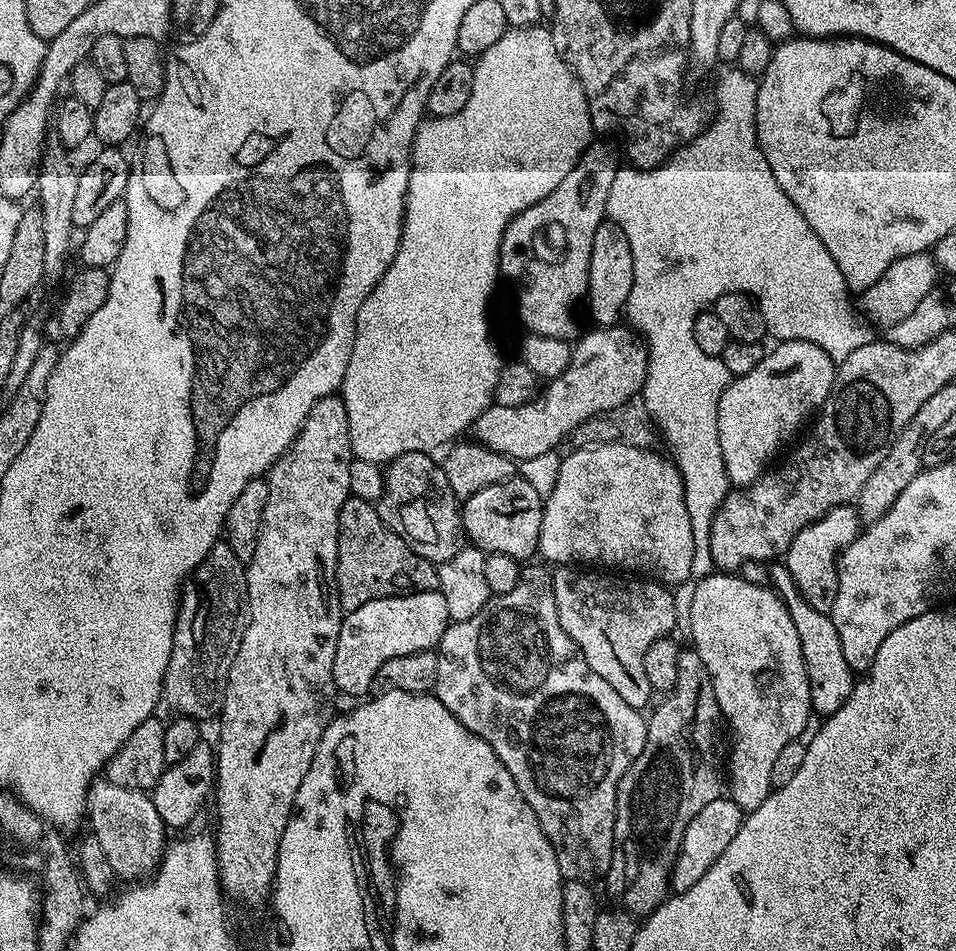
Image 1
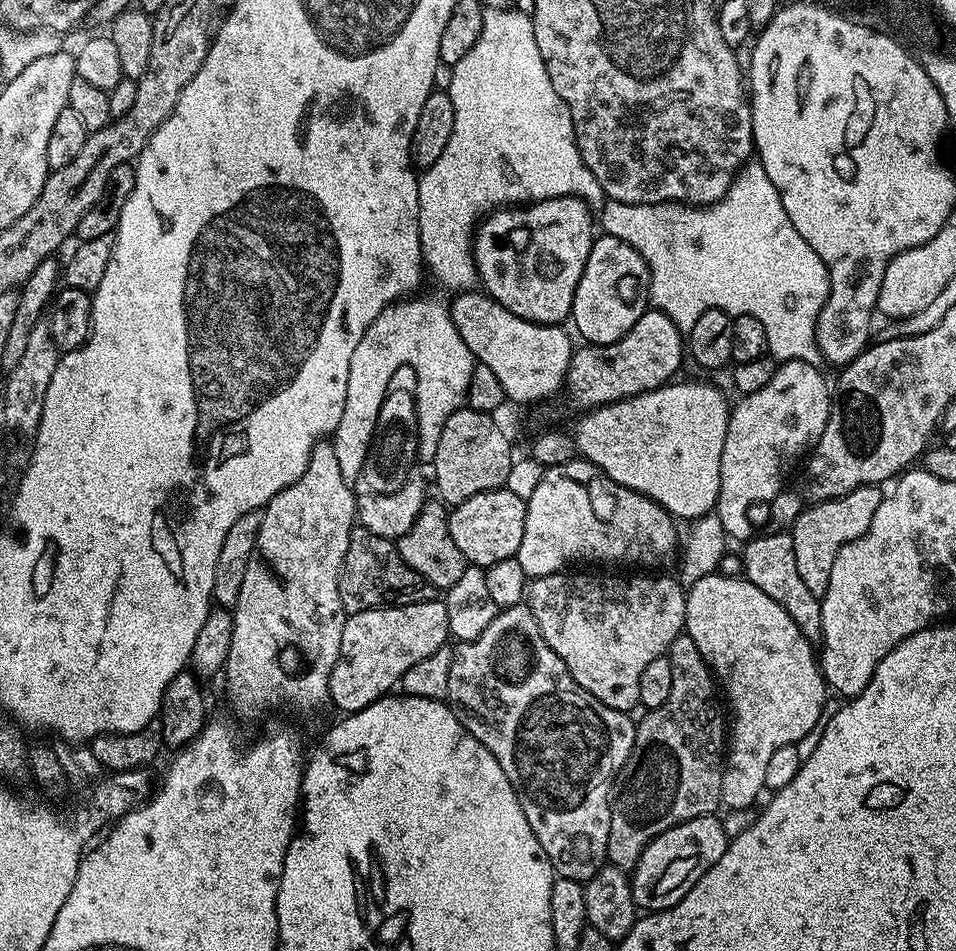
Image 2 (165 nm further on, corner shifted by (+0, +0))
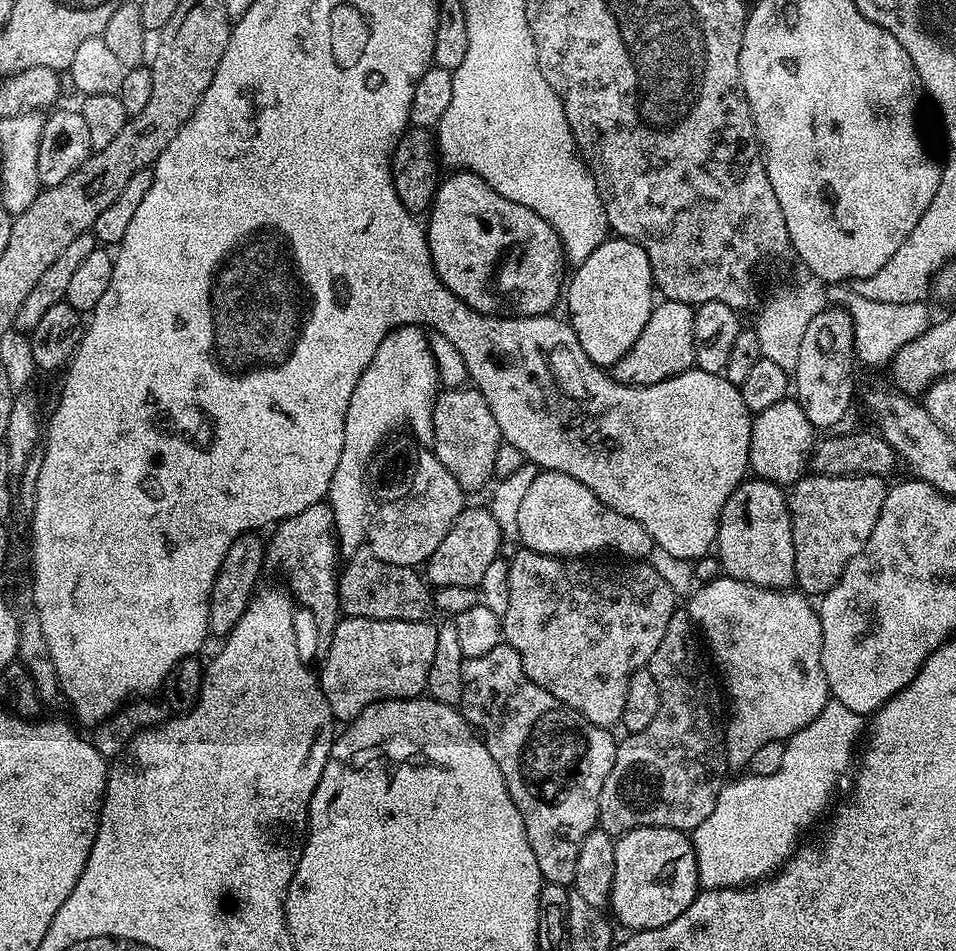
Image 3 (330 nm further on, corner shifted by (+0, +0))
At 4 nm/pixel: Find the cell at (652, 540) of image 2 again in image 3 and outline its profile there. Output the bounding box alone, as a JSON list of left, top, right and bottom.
[518,470,654,562]

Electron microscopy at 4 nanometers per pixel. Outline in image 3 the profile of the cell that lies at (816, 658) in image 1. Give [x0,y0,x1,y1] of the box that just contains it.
[714,479,796,589]

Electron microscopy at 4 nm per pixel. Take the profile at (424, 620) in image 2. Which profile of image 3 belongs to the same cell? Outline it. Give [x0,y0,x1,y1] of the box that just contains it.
[318,616,438,722]

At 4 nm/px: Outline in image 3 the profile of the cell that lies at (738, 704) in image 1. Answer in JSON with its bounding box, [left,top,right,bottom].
[686,574,829,770]

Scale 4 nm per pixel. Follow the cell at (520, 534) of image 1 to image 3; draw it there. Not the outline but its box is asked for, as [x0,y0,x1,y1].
[427,507,502,590]

